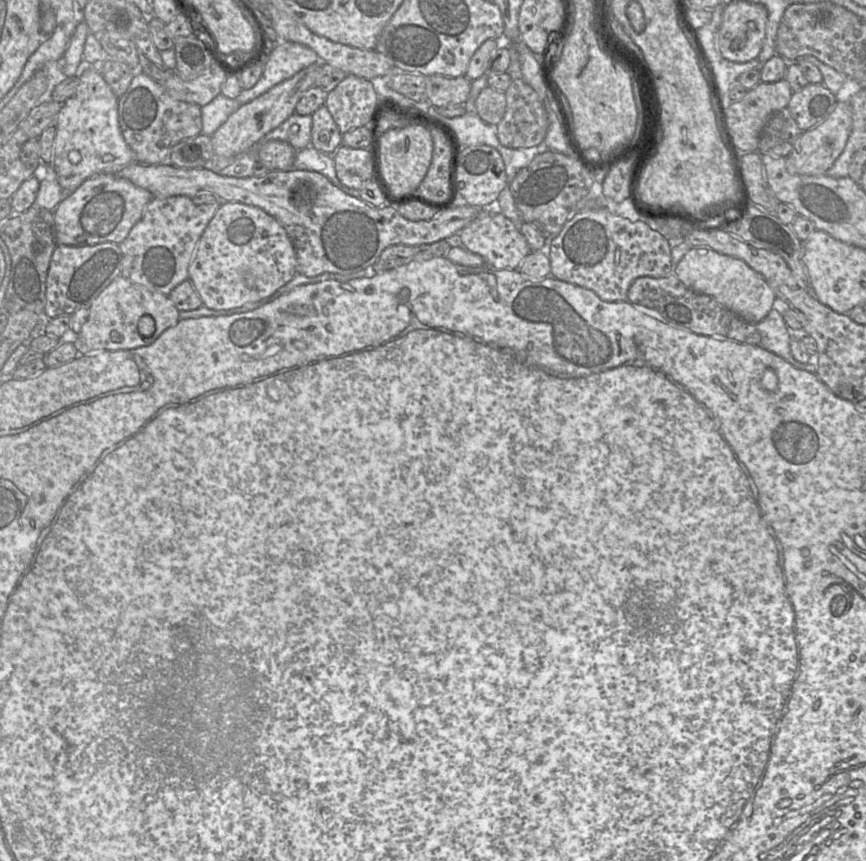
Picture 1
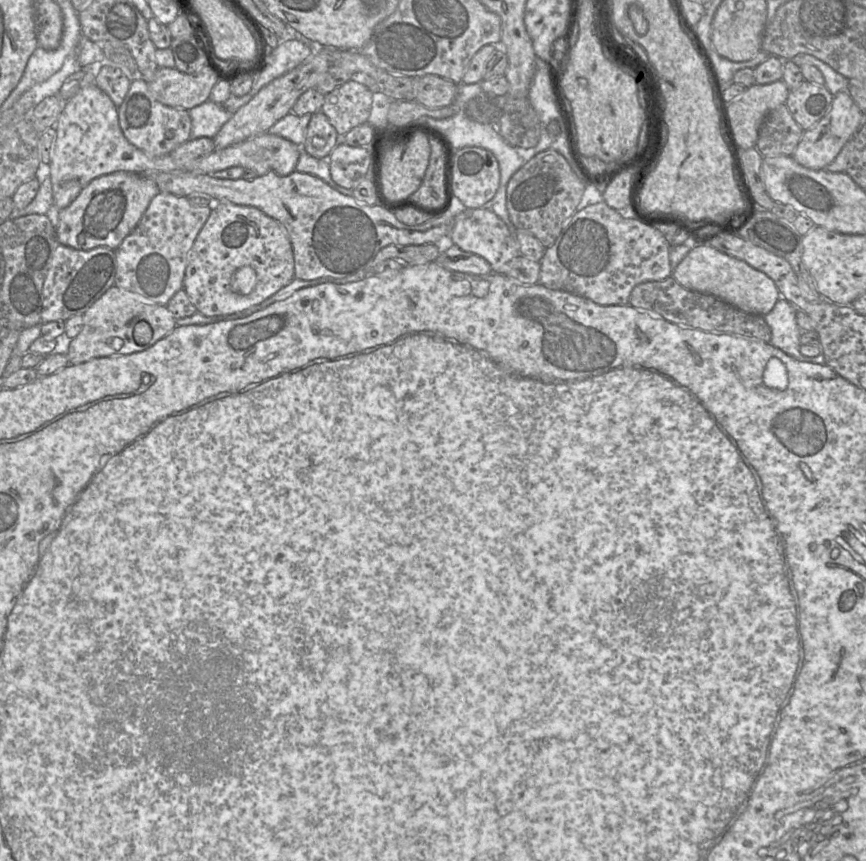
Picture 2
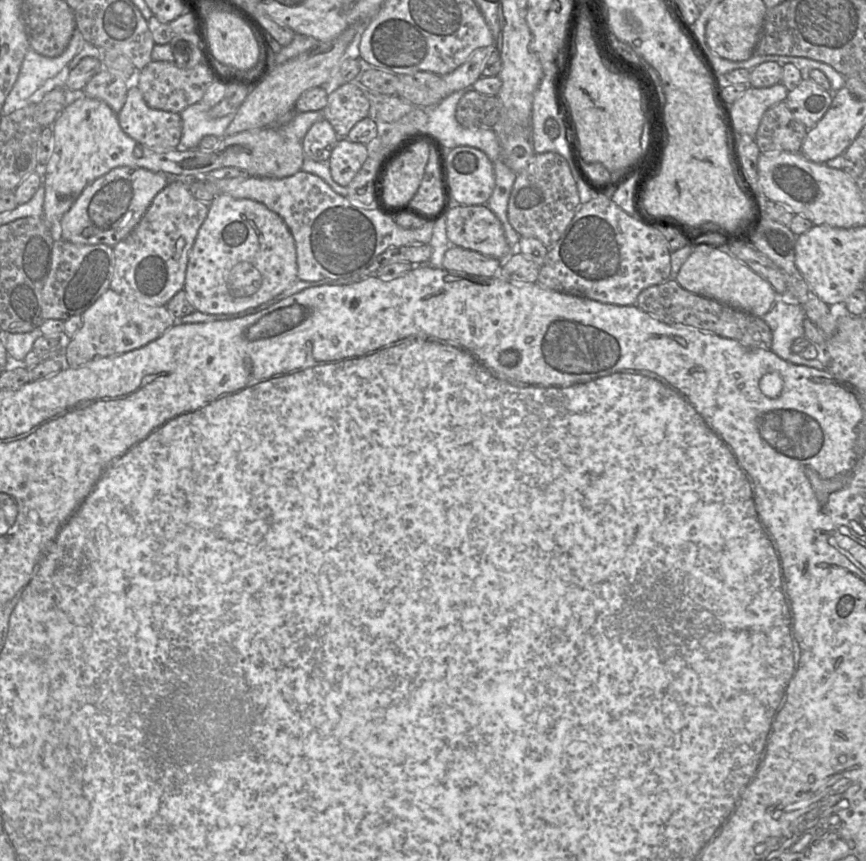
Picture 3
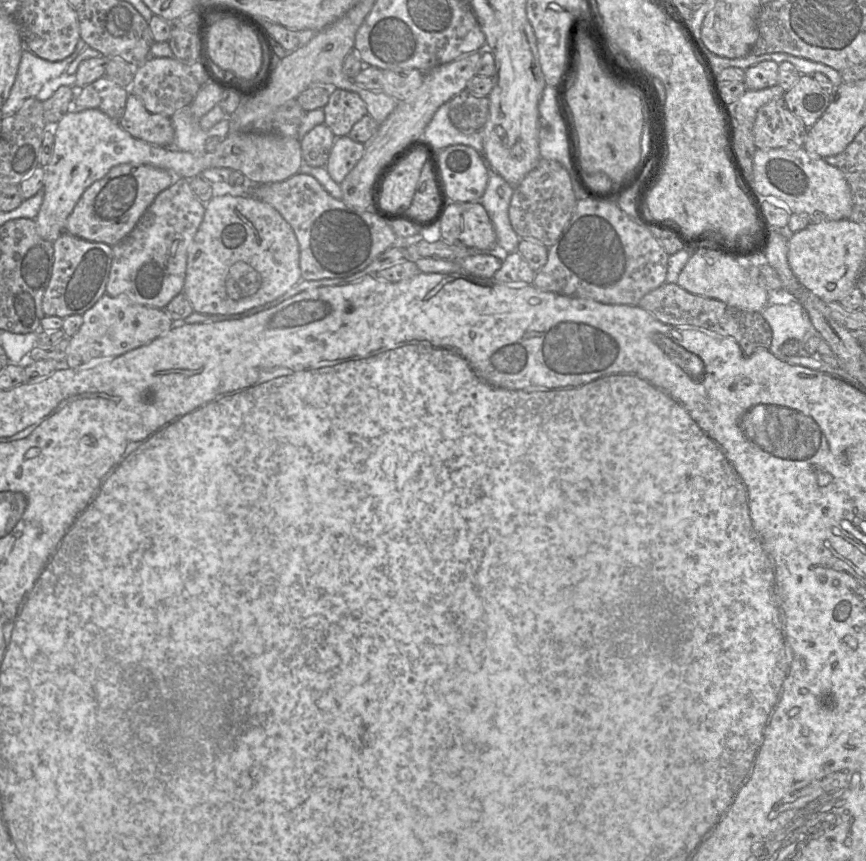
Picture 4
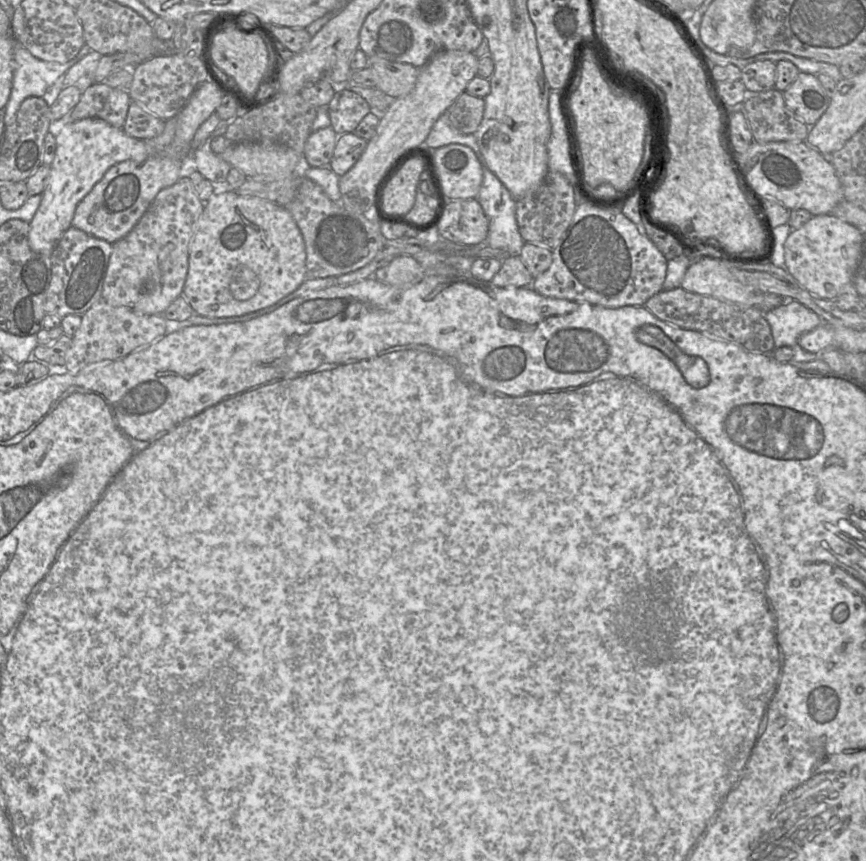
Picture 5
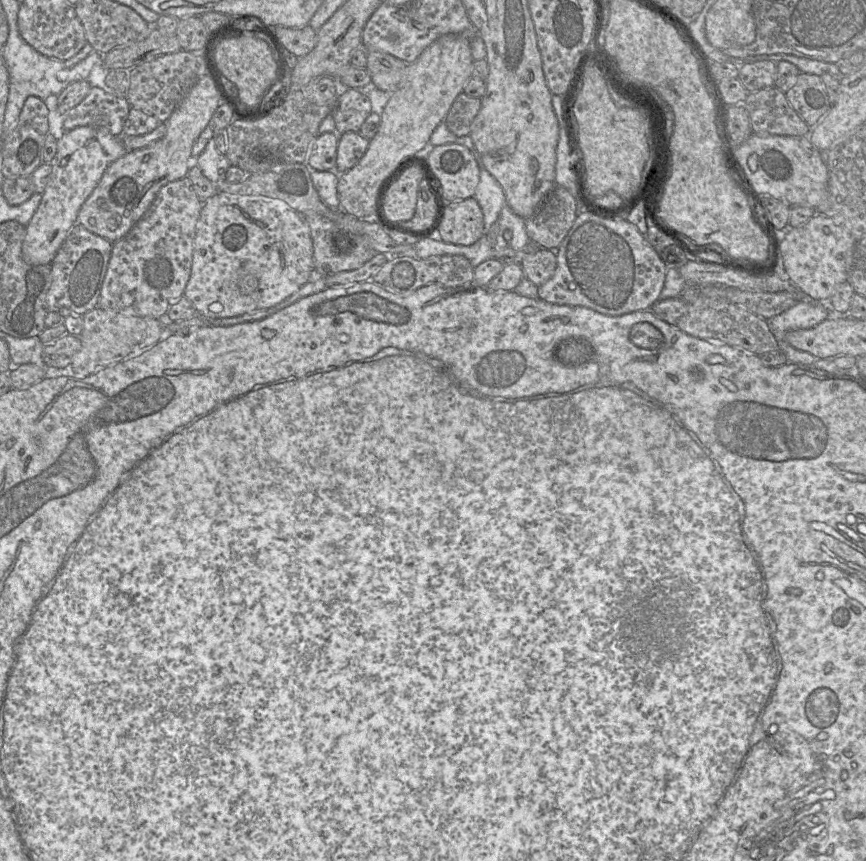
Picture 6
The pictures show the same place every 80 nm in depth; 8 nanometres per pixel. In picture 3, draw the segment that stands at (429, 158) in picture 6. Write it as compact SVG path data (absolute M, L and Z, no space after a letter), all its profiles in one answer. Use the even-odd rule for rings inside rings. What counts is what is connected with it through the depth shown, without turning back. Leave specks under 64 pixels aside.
M447 148L449 183L455 205L483 205L495 188L493 164L481 150Z

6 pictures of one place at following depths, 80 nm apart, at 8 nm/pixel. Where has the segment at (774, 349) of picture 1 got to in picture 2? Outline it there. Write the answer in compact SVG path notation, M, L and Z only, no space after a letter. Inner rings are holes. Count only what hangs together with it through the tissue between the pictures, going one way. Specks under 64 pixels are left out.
M784 298L776 302L773 309L763 316L771 331L770 344L799 361L799 338L802 332L796 322L796 309Z

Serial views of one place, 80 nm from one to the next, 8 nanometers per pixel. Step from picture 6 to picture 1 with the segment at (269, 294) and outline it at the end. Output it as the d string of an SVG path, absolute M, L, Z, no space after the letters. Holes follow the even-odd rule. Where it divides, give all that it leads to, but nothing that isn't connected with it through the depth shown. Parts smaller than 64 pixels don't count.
M221 202L219 209L205 228L197 246L195 247L191 263L188 268L188 280L192 283L200 296L203 306L212 310L230 310L243 305L260 301L271 296L281 287L288 284L296 275L296 253L294 246L282 225L272 216L255 206L248 206L242 203Z

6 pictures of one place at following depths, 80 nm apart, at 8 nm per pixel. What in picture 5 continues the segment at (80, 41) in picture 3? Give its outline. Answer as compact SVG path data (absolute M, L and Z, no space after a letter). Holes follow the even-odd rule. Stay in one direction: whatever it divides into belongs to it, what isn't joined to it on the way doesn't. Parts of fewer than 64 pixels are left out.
M14 41L14 75L4 115L5 127L14 122L20 105L26 98L43 97L59 77L91 51L92 49L85 43L79 53L70 61L47 62L33 56L21 43Z

